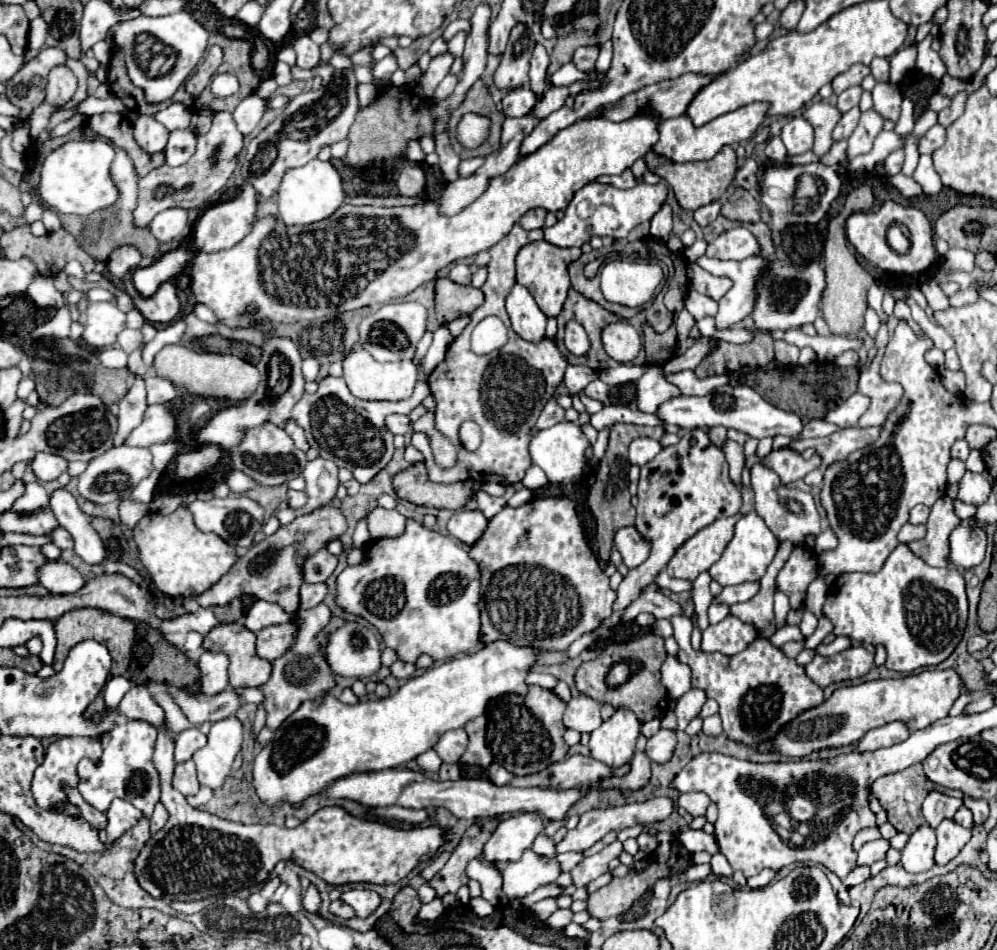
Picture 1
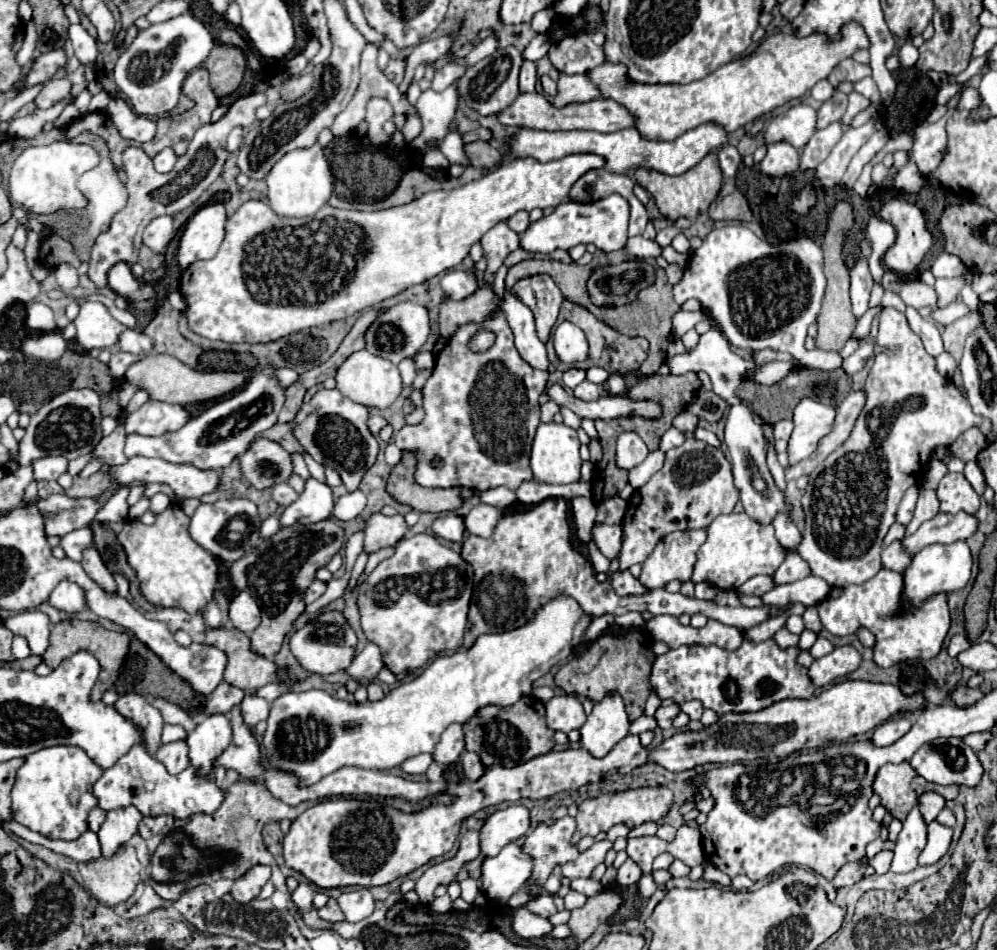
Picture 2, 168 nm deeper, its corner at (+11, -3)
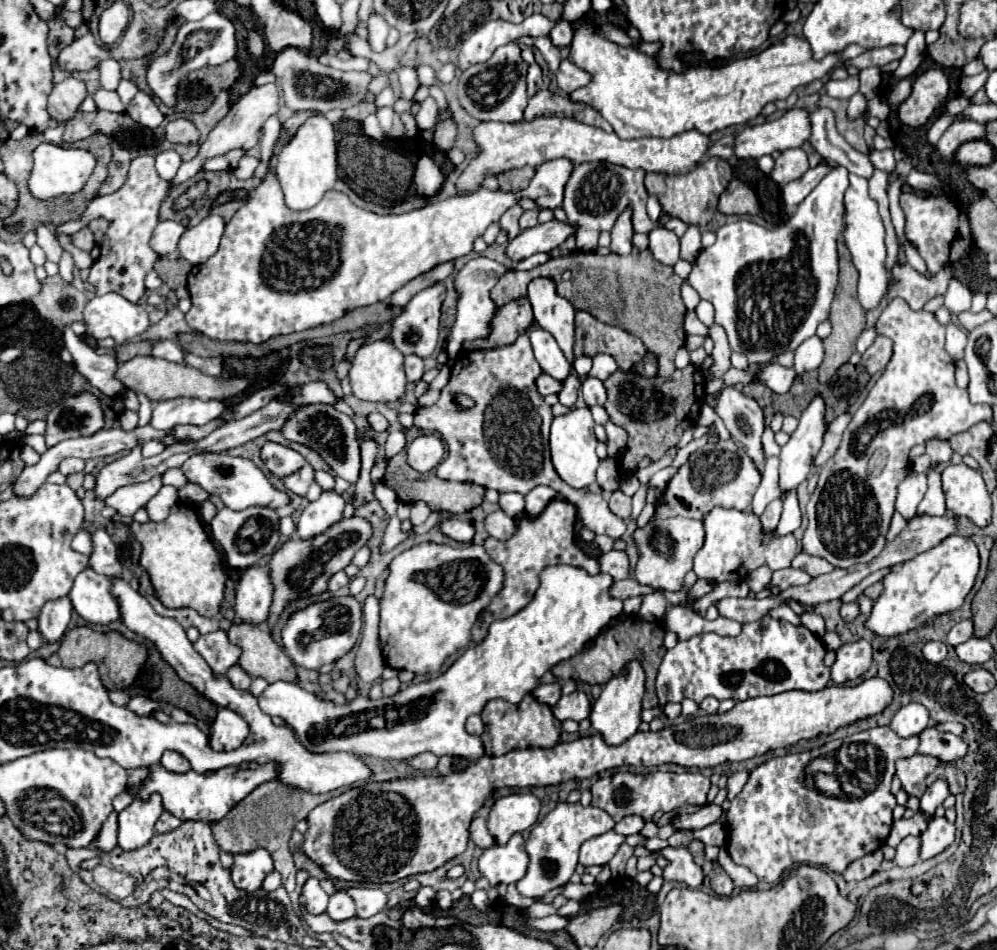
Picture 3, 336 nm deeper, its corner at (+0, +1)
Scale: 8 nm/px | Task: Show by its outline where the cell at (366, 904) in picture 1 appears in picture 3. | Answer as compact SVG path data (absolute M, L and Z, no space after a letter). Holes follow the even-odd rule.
M349 888L347 892L357 904L359 918L371 918L387 908L387 894L379 888Z

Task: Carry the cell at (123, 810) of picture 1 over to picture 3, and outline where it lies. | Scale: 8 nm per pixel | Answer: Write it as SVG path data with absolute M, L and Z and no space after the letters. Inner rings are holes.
M153 794L149 800L135 800L131 806L119 812L119 846L123 850L135 850L155 834L155 822L163 814L161 796Z

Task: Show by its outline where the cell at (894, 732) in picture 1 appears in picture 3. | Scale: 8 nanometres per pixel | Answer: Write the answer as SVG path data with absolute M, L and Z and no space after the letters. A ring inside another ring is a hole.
M911 702L907 706L903 706L891 720L891 728L907 738L907 736L915 736L919 734L923 728L927 728L927 724L931 722L931 718L927 720L927 708L923 704Z

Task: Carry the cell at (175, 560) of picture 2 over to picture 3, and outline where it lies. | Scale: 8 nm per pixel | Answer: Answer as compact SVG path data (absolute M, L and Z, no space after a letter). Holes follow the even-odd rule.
M175 504L171 514L163 522L131 522L133 536L141 542L141 566L147 570L155 596L167 608L193 608L205 618L213 618L223 600L225 572L217 550L213 548L199 516L193 508Z

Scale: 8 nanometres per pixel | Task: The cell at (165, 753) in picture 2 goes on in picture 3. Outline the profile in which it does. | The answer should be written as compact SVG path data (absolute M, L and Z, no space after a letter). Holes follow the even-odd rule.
M165 752L161 756L161 766L167 768L169 772L177 772L177 774L185 774L191 770L191 764L187 764L187 760L183 756L179 756L179 752Z

